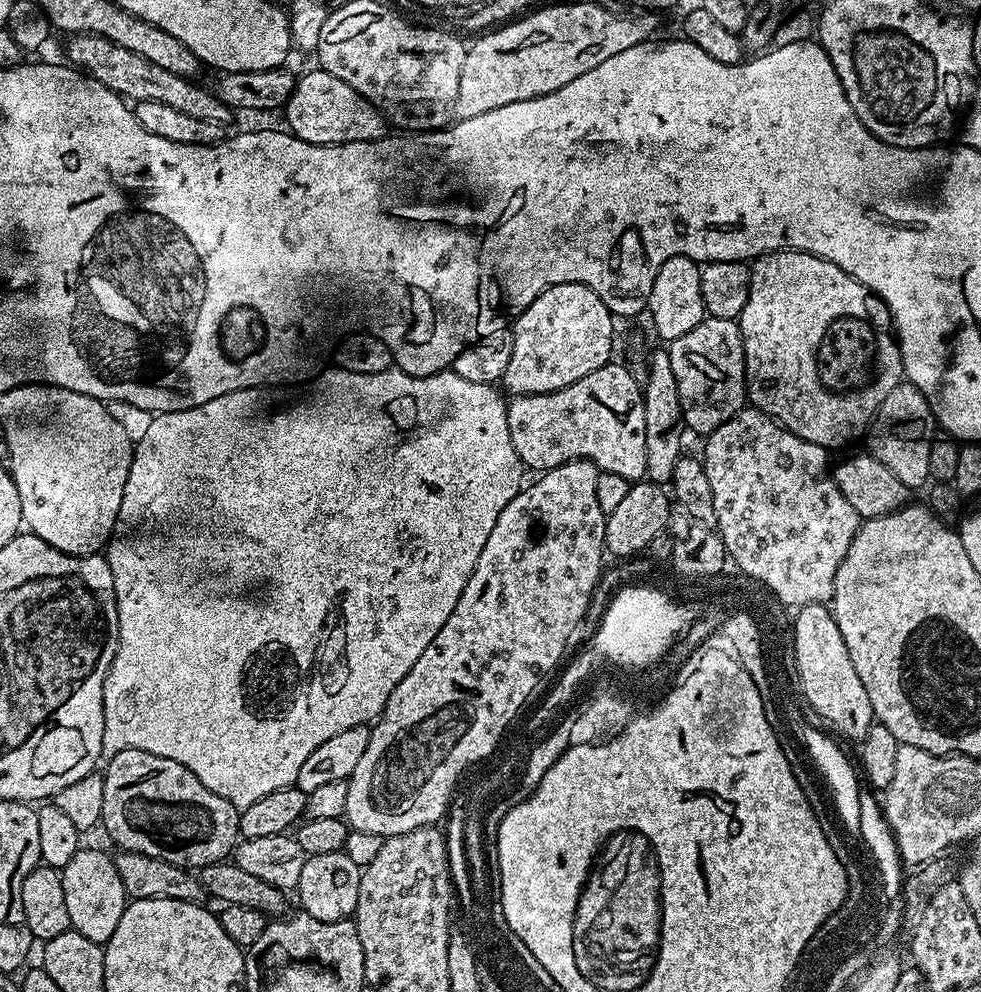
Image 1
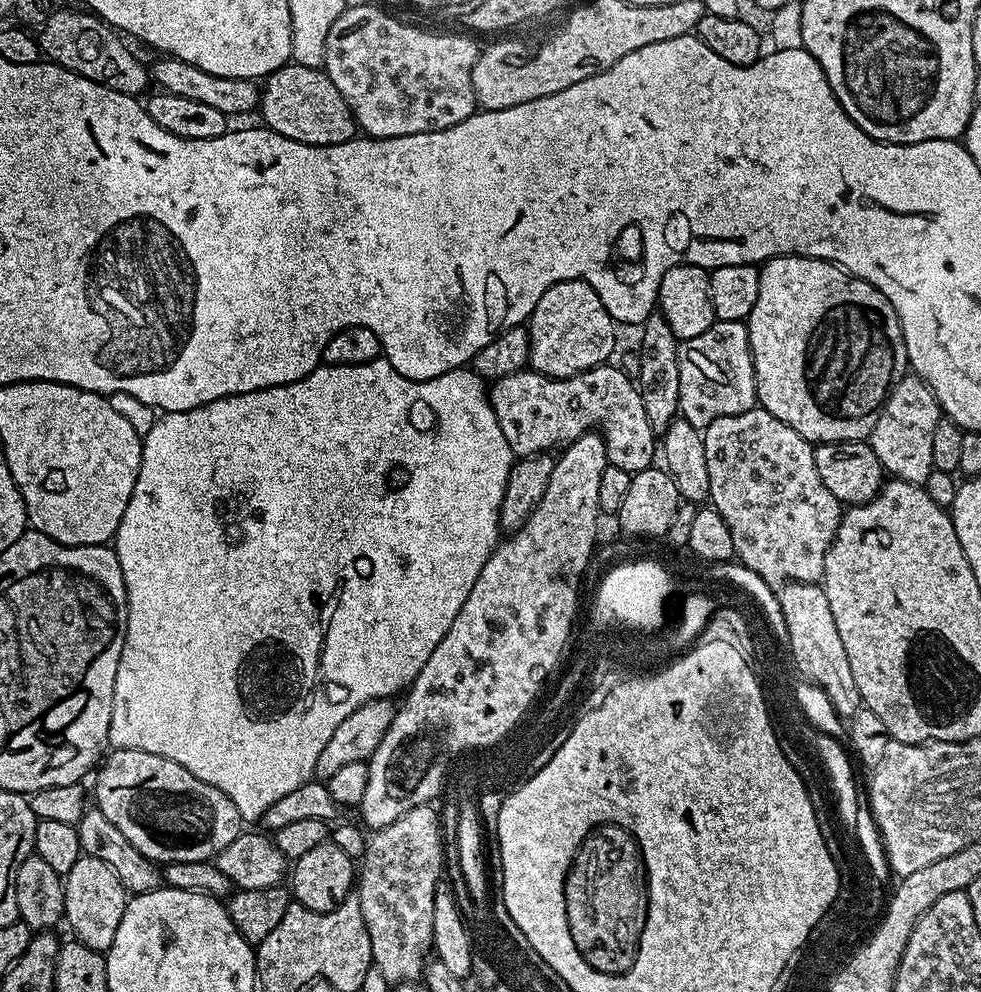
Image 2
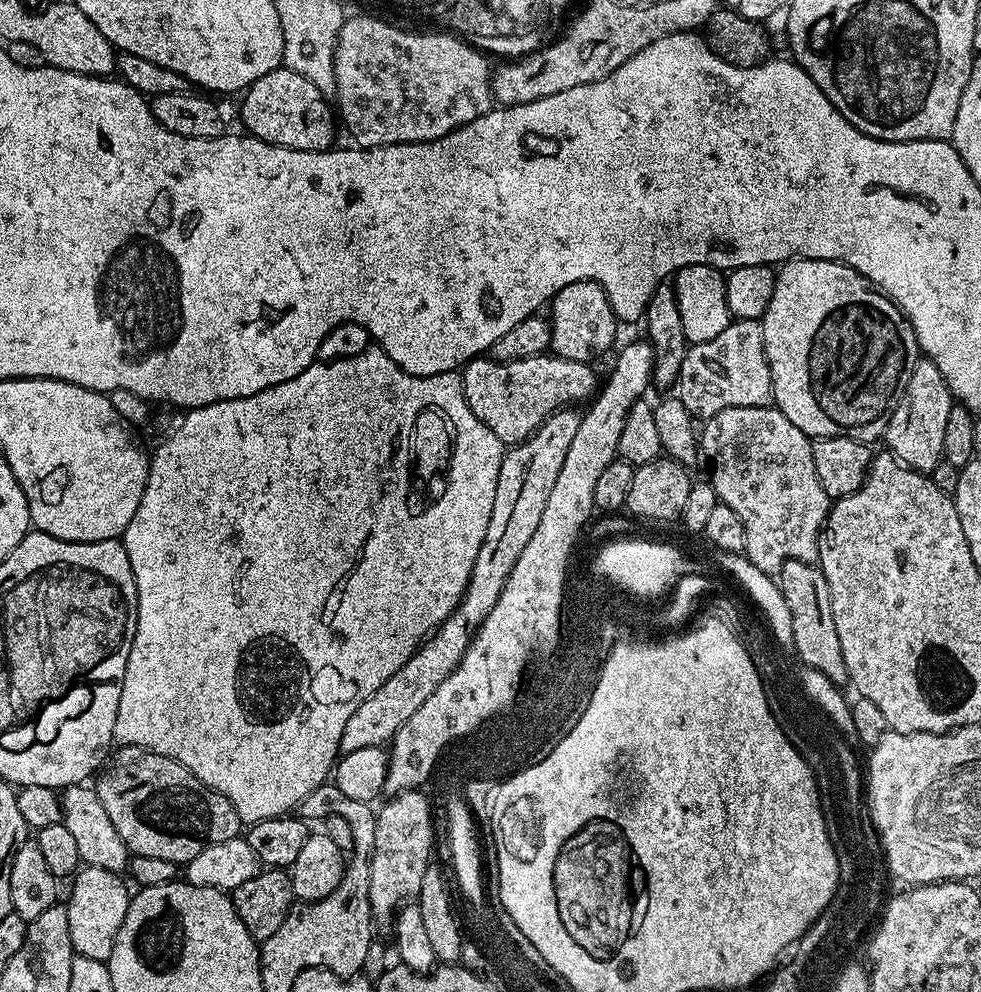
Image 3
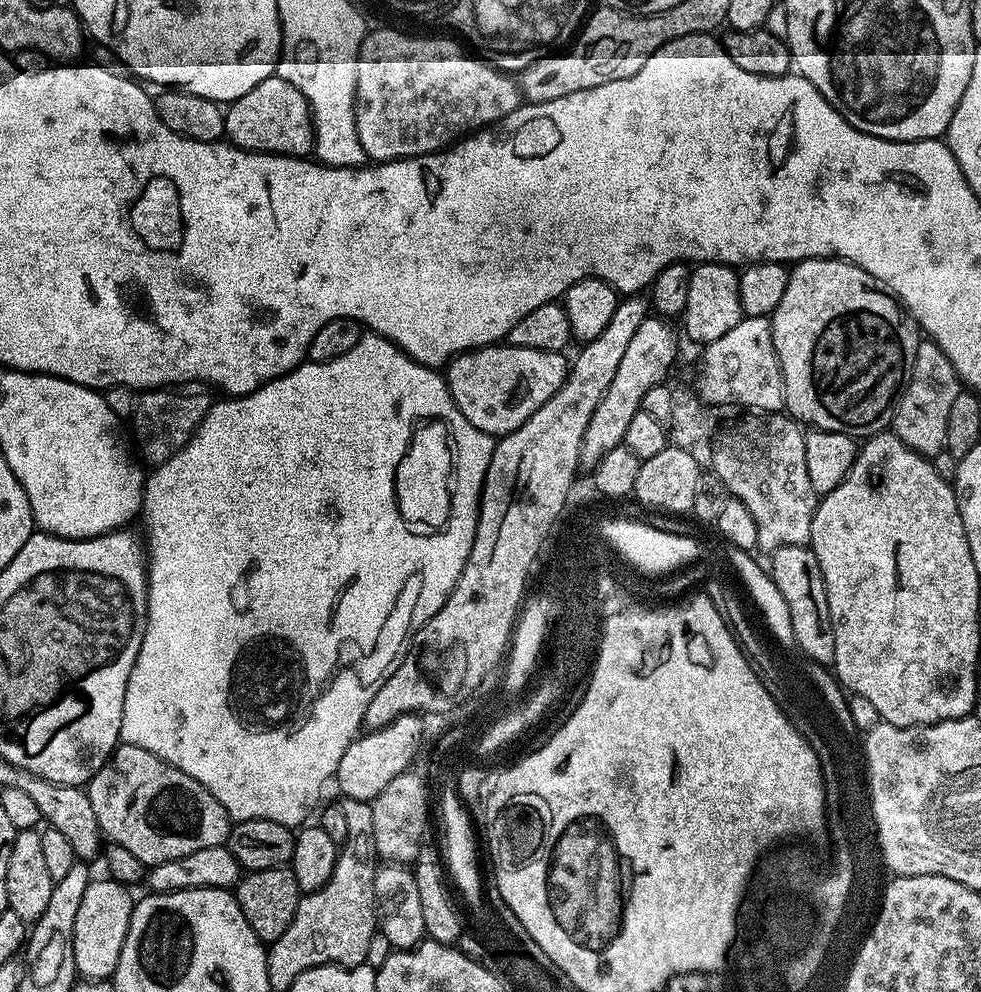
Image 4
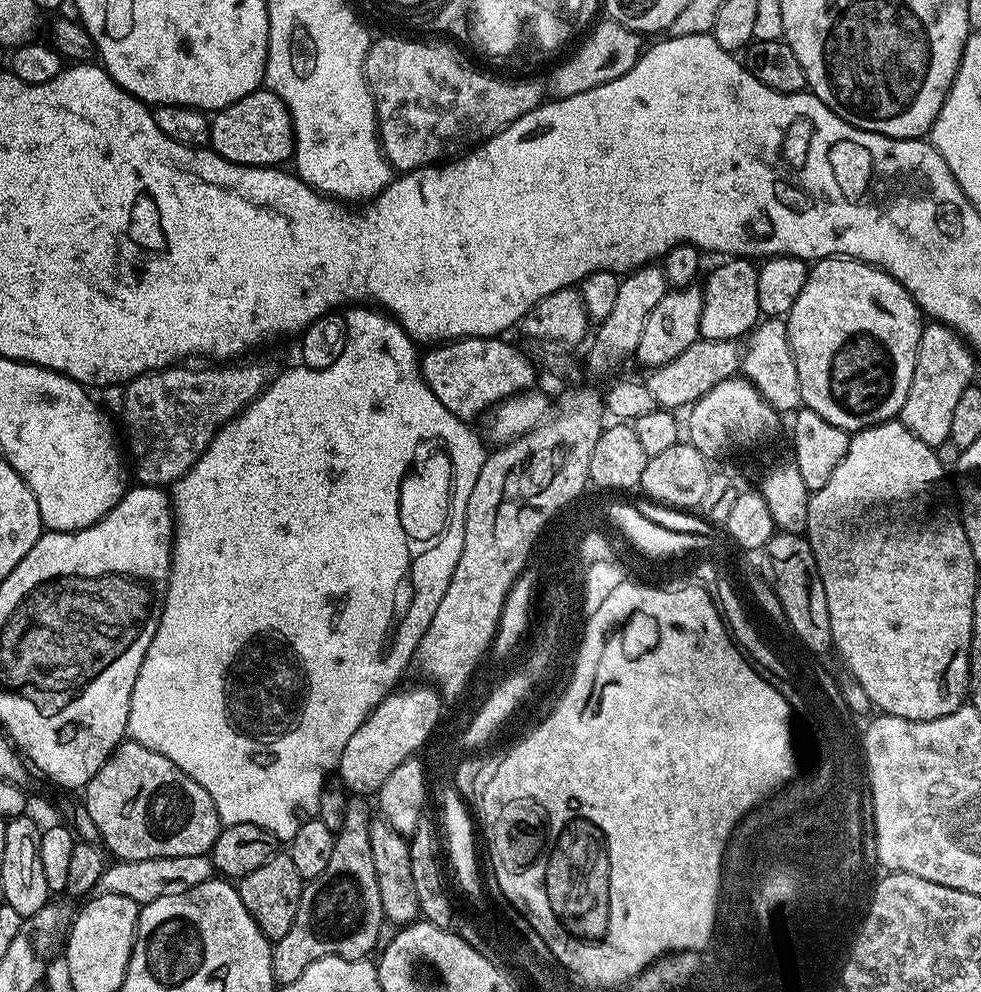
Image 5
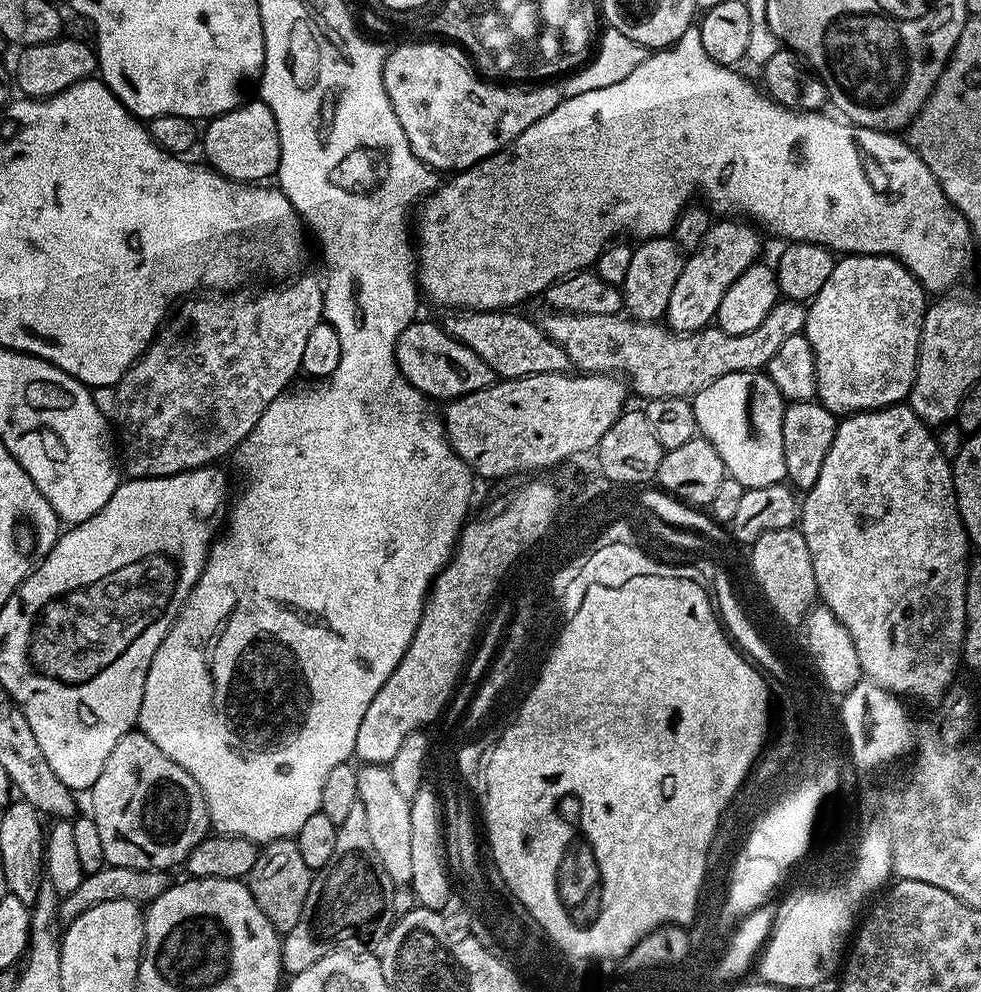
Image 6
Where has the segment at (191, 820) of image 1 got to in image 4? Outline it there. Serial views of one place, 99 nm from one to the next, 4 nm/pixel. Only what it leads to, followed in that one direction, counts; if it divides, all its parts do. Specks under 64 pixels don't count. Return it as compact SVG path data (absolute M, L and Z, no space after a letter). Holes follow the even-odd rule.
M121 743L116 751L99 768L86 785L90 798L90 806L94 806L96 827L111 843L126 846L134 858L138 858L145 866L170 862L174 858L186 858L186 854L194 854L197 850L206 850L206 846L227 845L228 835L232 833L233 819L206 790L190 774L178 770L158 758L150 750L142 750L142 746Z

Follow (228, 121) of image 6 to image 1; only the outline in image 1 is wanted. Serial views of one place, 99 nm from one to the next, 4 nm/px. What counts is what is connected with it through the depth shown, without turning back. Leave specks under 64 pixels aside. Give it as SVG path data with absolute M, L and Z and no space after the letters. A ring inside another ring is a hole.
M323 70L308 72L297 79L282 115L288 119L287 131L311 144L345 144L382 140L386 135L386 121L377 108L354 86L346 86L342 78Z

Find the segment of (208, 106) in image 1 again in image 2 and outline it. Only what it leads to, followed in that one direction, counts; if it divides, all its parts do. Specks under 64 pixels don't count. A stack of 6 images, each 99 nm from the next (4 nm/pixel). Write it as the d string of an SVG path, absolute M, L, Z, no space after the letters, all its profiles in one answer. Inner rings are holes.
M72 8L53 11L51 18L38 32L41 53L51 63L74 74L82 74L82 78L90 78L127 96L143 97L150 87L149 65L144 65L138 57L132 56L131 50L123 44L125 41L99 16L87 10L79 11L75 12Z

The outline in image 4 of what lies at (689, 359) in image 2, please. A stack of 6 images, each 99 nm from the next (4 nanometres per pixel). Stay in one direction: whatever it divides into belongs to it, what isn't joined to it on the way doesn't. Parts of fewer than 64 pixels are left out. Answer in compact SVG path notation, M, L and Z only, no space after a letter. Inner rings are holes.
M744 316L738 322L738 326L734 326L734 330L726 330L726 334L722 334L722 338L718 338L714 342L703 345L702 352L704 357L700 360L700 373L696 376L695 391L700 399L708 406L720 406L716 404L741 404L742 407L748 408L744 410L759 410L764 414L776 414L784 408L784 379L782 378L782 370L778 362L778 354L774 350L774 338L772 337L772 321L766 316Z

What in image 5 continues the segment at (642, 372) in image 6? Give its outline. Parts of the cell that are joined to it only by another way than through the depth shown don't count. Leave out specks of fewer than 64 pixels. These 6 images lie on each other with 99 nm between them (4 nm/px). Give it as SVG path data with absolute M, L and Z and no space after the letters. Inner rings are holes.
M695 340L689 348L682 350L678 358L666 362L661 368L651 369L652 376L646 380L646 385L654 394L657 405L669 410L691 406L702 399L712 387L723 380L735 377L742 368L742 348L734 340Z

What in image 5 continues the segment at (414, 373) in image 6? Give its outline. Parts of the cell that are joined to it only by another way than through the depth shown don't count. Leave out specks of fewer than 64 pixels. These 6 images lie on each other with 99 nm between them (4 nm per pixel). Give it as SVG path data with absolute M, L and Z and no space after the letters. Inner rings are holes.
M470 336L462 340L450 340L437 343L428 353L423 353L420 360L420 372L424 375L424 380L434 390L434 398L450 410L459 420L472 422L475 416L483 417L485 413L496 407L504 400L509 400L511 396L519 396L521 392L529 391L536 380L536 368L528 361L528 356L524 352L519 352L516 348L511 348L502 338L481 338Z

